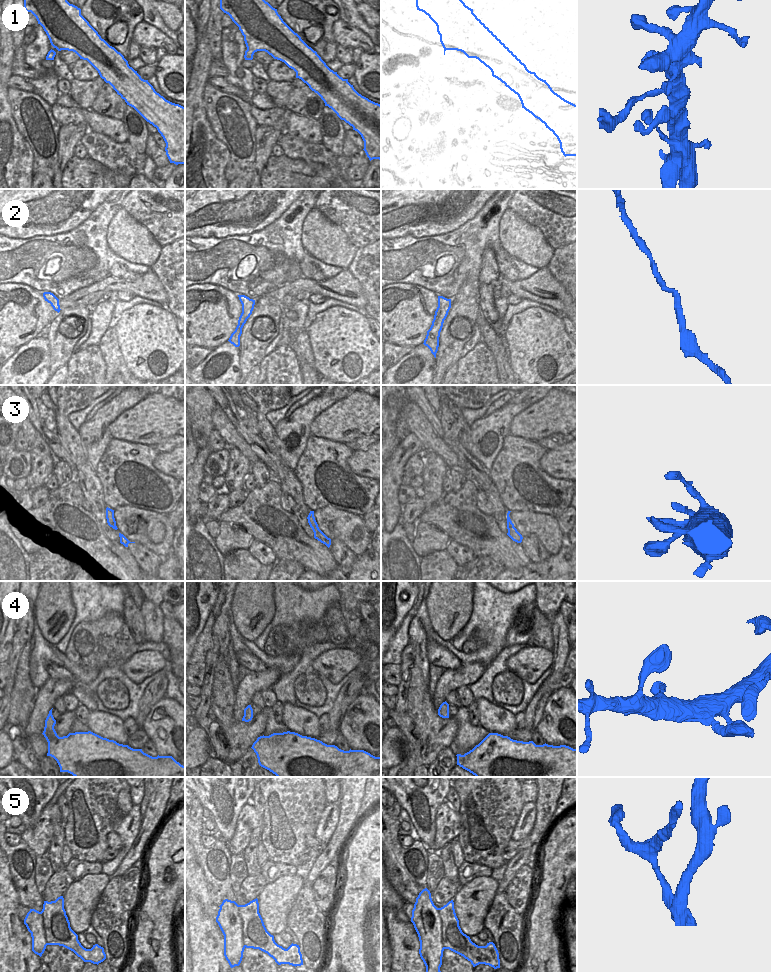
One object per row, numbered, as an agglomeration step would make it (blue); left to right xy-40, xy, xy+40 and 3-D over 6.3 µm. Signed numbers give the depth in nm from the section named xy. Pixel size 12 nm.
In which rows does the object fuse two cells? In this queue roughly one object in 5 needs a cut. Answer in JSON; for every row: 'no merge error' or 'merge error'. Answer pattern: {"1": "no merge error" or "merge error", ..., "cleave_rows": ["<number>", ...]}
{"1": "no merge error", "2": "no merge error", "3": "no merge error", "4": "no merge error", "5": "no merge error", "cleave_rows": []}

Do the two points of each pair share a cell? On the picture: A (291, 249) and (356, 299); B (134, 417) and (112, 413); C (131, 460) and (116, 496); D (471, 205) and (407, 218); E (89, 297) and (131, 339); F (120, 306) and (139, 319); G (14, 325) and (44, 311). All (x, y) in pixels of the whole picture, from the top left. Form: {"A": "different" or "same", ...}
{"A": "different", "B": "different", "C": "same", "D": "same", "E": "different", "F": "different", "G": "same"}

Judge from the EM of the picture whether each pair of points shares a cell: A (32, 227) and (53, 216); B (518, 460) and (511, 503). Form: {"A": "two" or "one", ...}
{"A": "one", "B": "one"}

